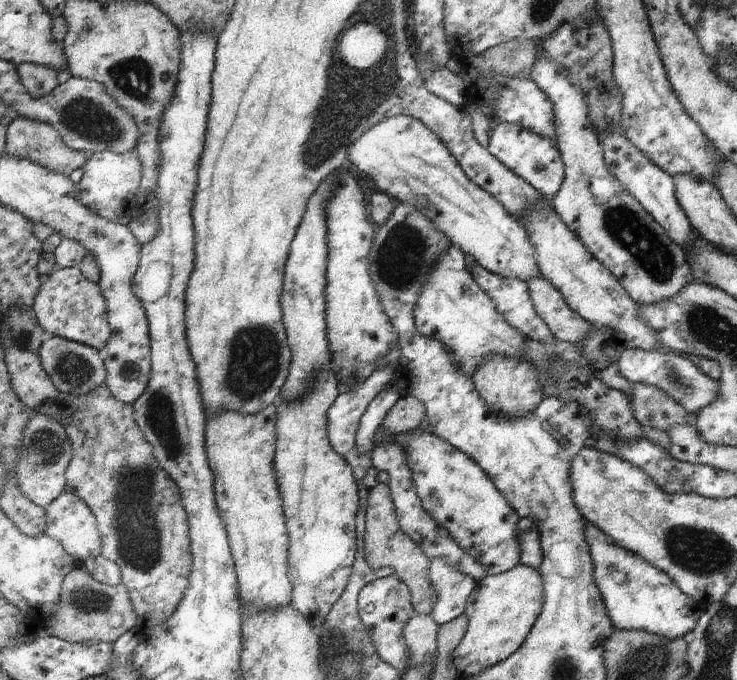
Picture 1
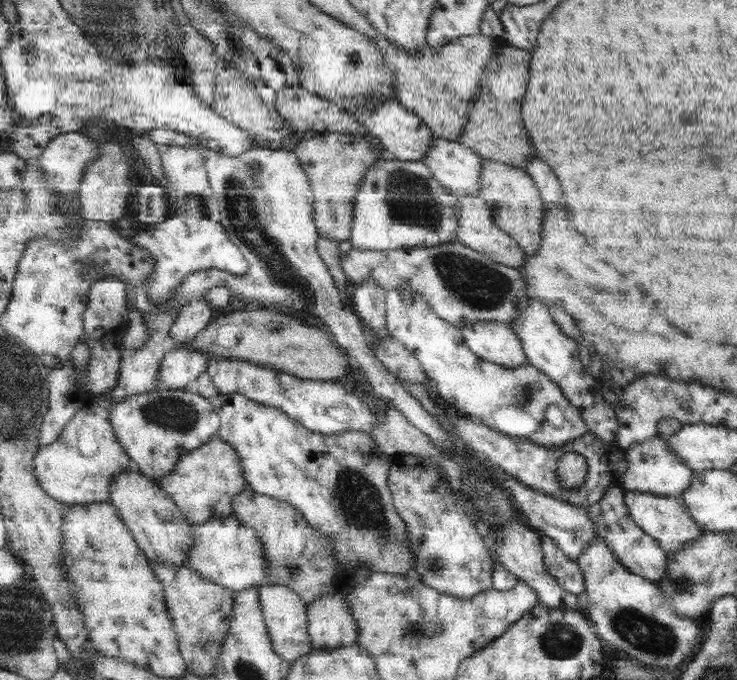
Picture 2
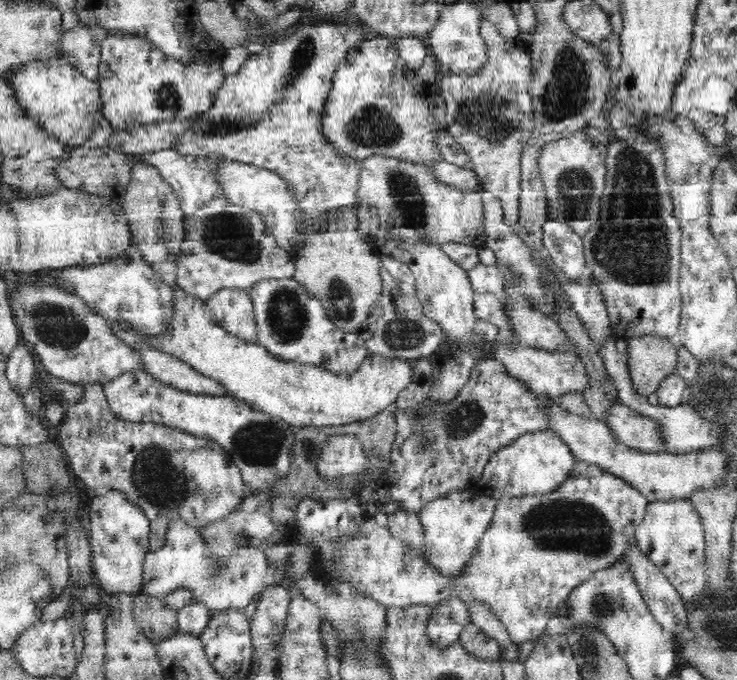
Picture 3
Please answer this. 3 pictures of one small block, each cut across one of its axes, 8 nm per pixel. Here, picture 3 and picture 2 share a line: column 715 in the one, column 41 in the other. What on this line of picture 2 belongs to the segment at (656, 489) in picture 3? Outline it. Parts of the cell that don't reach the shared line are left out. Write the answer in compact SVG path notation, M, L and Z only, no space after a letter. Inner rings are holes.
M107 396L83 397L81 408L70 420L66 430L63 430L61 438L55 440L53 444L42 445L35 455L35 468L40 485L55 500L69 505L110 502L111 481L121 471L132 468L131 458L127 456L127 452L119 442L113 424L111 424L113 405L115 405L115 402Z

